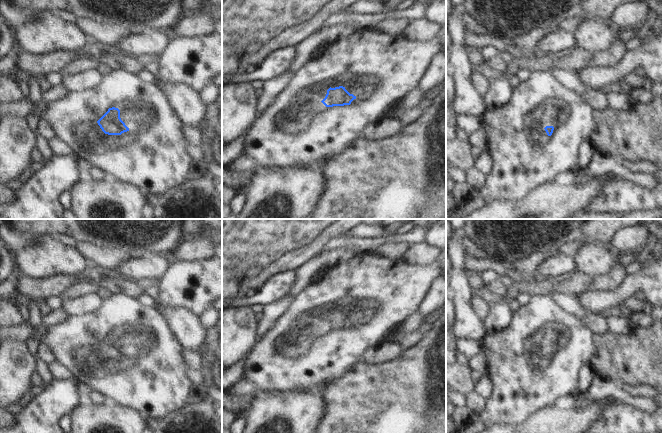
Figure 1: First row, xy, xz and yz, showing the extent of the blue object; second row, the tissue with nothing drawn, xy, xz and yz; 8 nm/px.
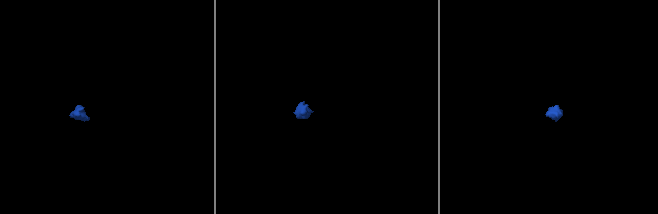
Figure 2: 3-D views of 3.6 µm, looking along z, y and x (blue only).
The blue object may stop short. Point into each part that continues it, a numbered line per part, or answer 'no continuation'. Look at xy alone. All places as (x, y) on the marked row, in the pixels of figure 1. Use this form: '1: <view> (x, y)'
1: xy (152, 156)

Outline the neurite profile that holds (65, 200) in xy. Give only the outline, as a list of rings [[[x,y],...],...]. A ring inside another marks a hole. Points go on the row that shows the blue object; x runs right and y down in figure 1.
[[[67,191],[67,192],[64,192],[64,193],[61,195],[59,201],[60,201],[60,203],[62,204],[62,206],[64,207],[65,210],[71,208],[71,202],[72,202],[72,200],[71,200],[71,198],[70,198],[70,196],[69,196],[68,191]]]

